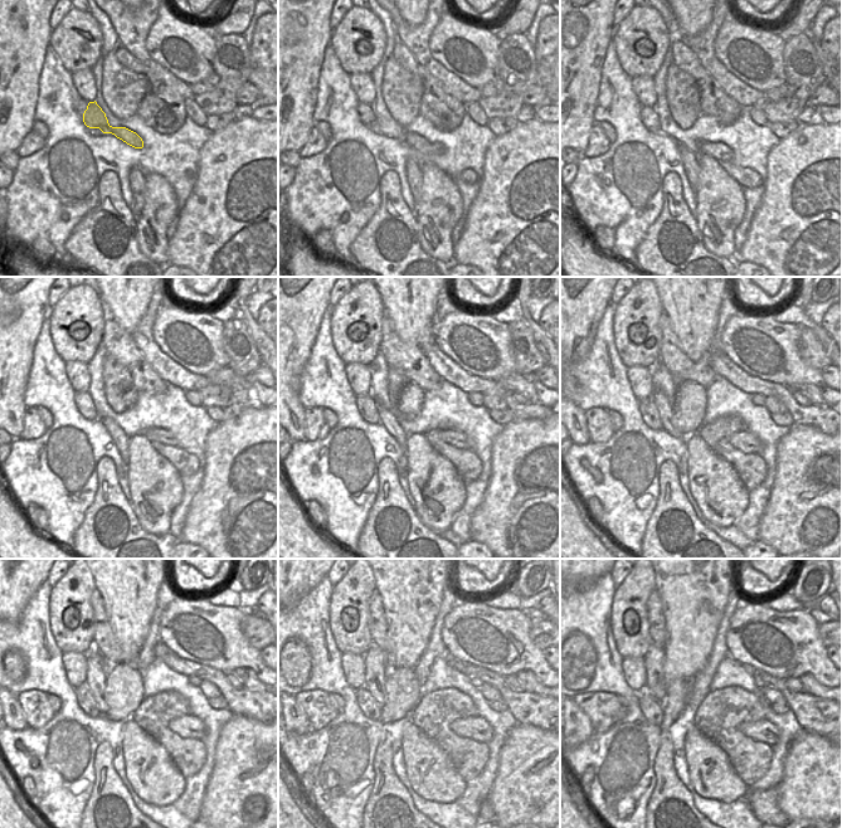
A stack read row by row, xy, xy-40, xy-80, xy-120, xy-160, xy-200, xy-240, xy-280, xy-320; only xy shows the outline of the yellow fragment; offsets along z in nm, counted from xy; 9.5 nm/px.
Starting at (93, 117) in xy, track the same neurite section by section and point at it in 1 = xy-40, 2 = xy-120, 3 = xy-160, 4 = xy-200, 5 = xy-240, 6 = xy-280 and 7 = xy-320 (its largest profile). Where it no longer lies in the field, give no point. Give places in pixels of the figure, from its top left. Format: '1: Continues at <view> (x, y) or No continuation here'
1: Continues at xy-40 (418, 142)
2: Continues at xy-120 (165, 437)
3: Continues at xy-160 (454, 438)
4: Continues at xy-200 (745, 442)
5: Continues at xy-240 (190, 726)
6: Continues at xy-280 (477, 729)
7: Continues at xy-320 (763, 731)

